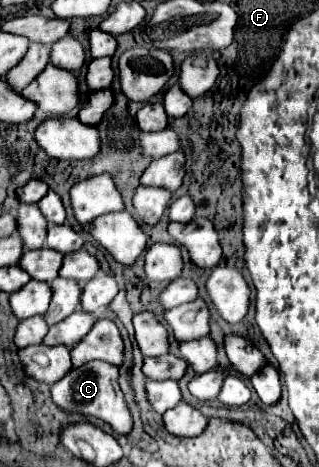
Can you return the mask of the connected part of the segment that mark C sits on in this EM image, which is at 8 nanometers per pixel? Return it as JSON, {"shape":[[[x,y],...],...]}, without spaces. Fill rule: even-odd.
{"shape":[[[103,361],[85,363],[83,367],[69,371],[59,383],[51,385],[51,399],[65,413],[97,417],[97,419],[109,423],[115,433],[127,435],[133,427],[133,419],[123,401],[123,393],[119,389],[117,377],[119,377],[119,369],[115,365],[109,365]]]}

